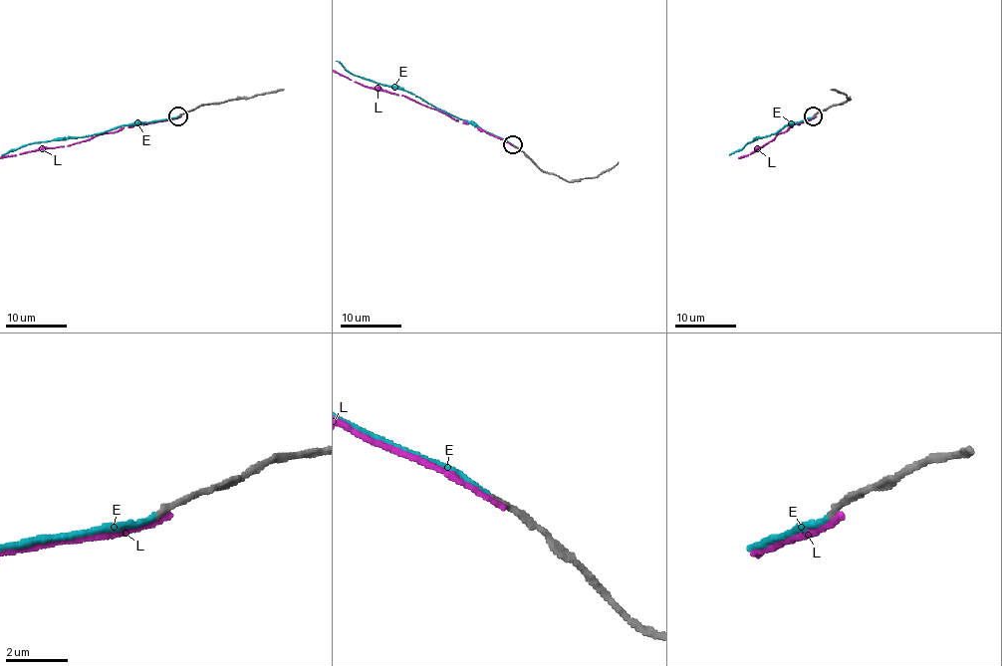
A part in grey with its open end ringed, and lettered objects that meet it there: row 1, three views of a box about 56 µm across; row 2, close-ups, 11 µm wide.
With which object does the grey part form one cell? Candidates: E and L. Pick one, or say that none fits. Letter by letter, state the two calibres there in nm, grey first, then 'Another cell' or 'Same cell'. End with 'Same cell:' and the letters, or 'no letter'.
E: Thickness 170 nm (grey) against 140 nm. Same cell
L: Thickness 190 nm (grey) against 190 nm. Another cell
Same cell: E

